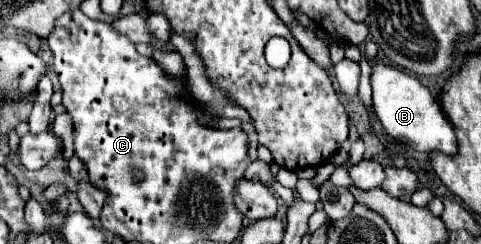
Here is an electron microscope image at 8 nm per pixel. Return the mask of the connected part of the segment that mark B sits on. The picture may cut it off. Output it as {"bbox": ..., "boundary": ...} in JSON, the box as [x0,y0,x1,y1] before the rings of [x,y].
{"bbox":[371,61,457,155],"boundary":[[[375,61],[371,65],[371,87],[373,87],[373,109],[379,117],[385,131],[401,141],[411,145],[415,151],[431,153],[431,151],[443,151],[447,155],[455,155],[457,141],[451,123],[447,121],[441,105],[435,101],[431,91],[411,73],[393,67],[389,63]]]}

